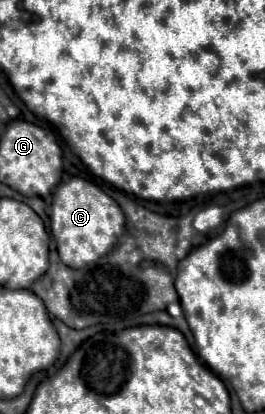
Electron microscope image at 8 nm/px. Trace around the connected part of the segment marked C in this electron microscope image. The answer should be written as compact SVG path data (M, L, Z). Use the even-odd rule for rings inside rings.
M71 177L57 185L51 205L51 235L57 241L57 253L67 267L79 269L95 263L115 245L117 237L123 233L125 215L121 207L105 195L97 185L87 179Z

